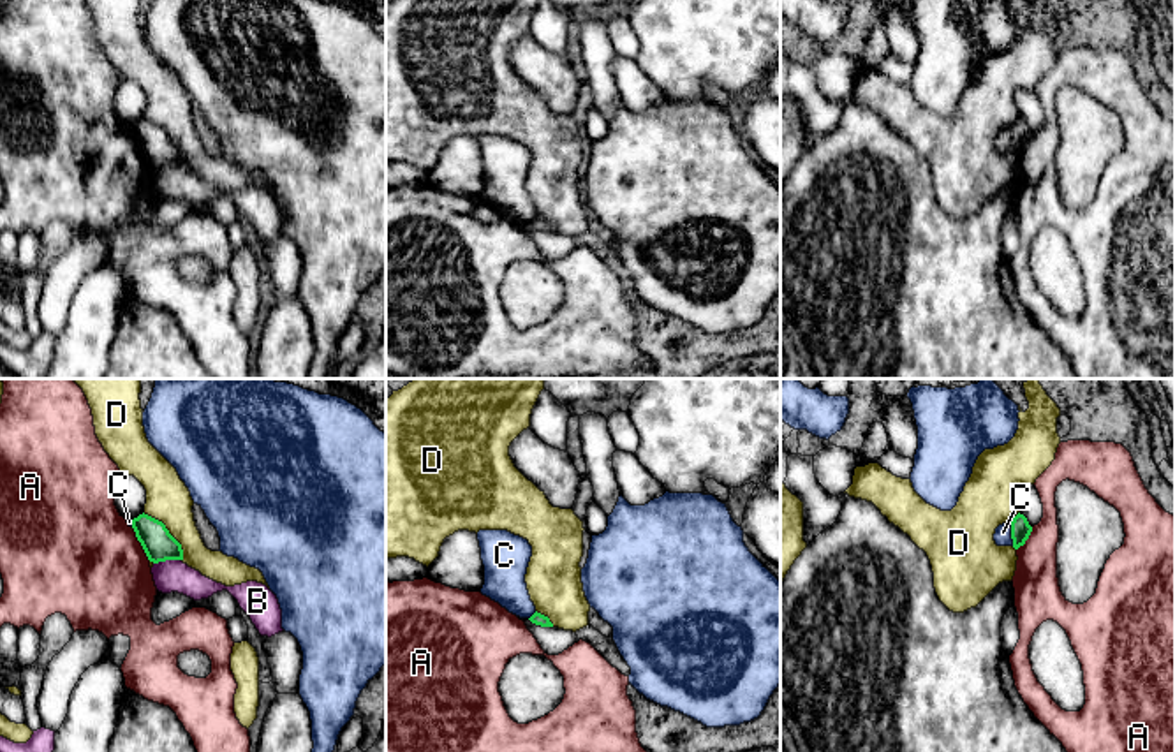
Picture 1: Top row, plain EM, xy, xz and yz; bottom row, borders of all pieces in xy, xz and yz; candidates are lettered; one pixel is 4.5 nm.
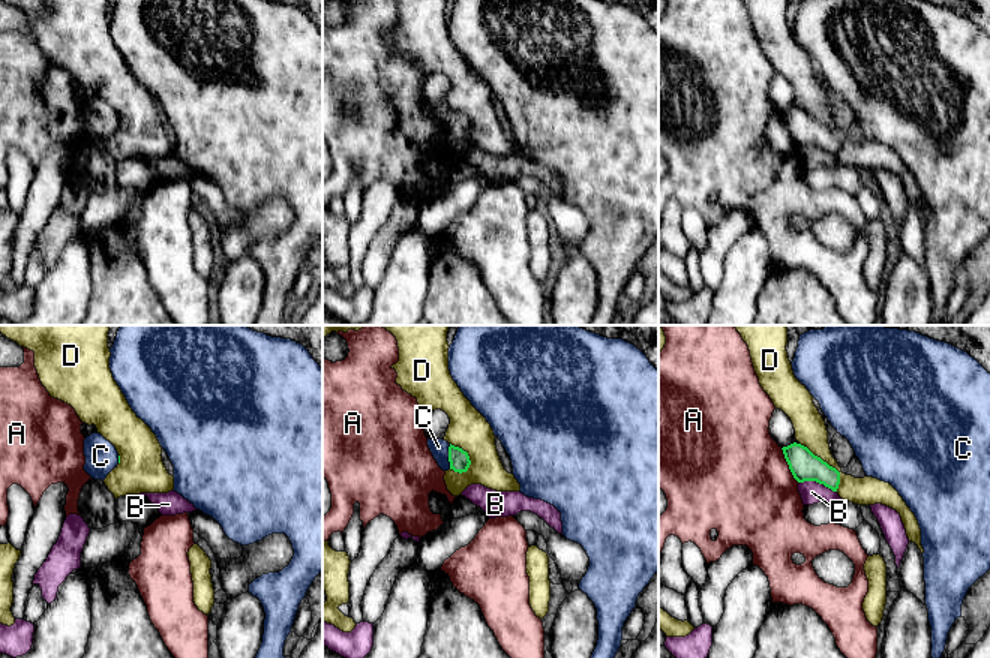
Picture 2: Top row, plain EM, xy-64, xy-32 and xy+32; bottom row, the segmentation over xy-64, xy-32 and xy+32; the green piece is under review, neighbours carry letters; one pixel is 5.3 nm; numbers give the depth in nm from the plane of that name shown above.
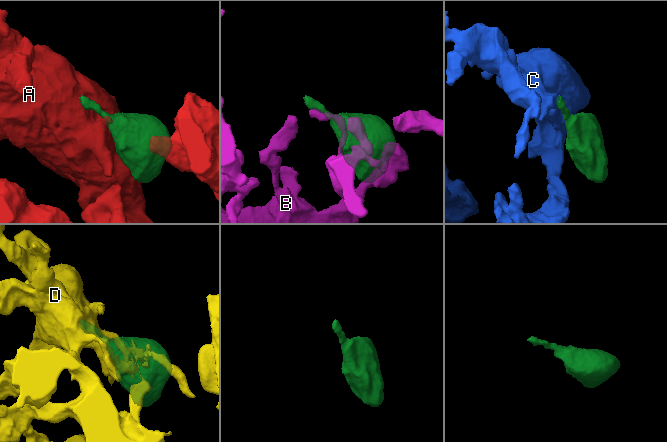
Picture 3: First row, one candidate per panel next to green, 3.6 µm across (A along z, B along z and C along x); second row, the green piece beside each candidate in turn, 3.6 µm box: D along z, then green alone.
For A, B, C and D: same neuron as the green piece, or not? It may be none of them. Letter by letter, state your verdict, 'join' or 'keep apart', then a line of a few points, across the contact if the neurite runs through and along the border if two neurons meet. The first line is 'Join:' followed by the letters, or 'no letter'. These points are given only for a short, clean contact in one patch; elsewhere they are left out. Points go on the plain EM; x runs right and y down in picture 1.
Join: no letter
A: keep apart
B: keep apart
C: keep apart
D: keep apart

